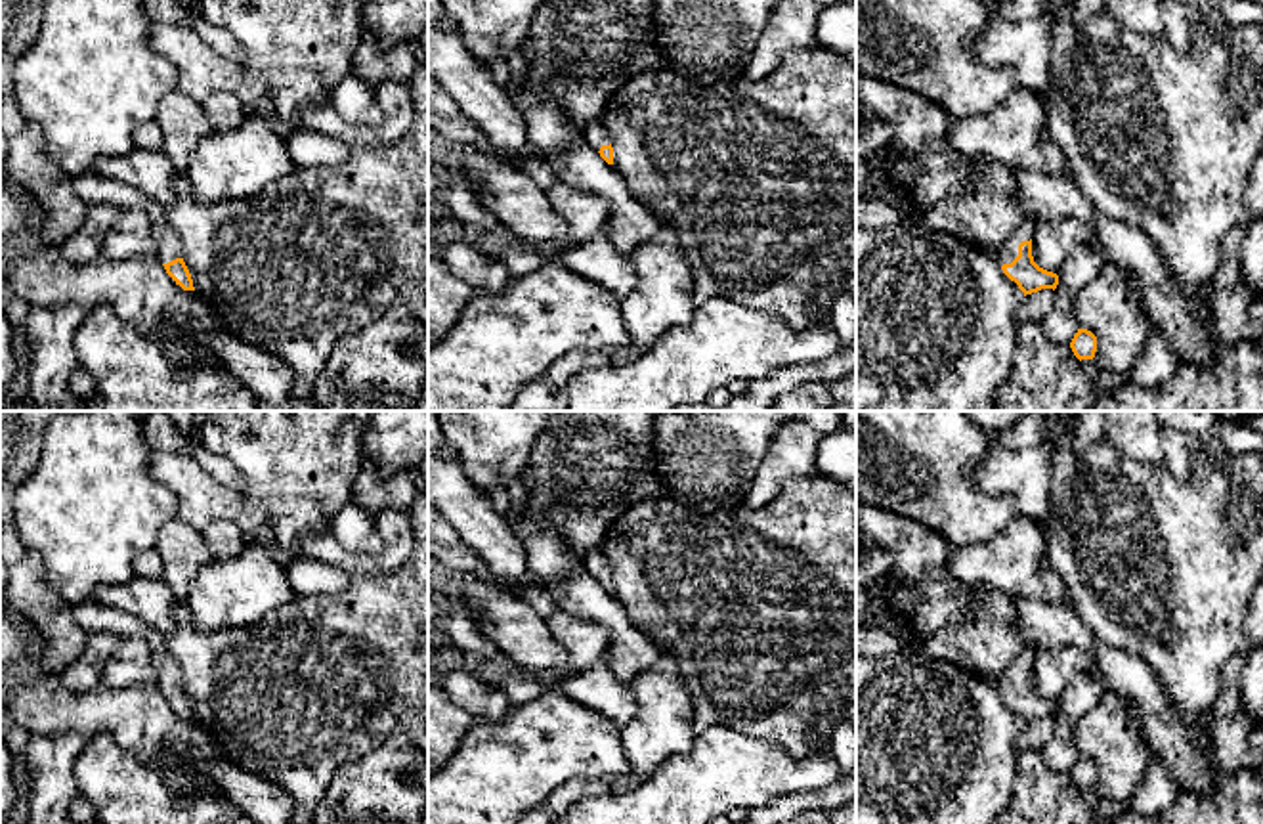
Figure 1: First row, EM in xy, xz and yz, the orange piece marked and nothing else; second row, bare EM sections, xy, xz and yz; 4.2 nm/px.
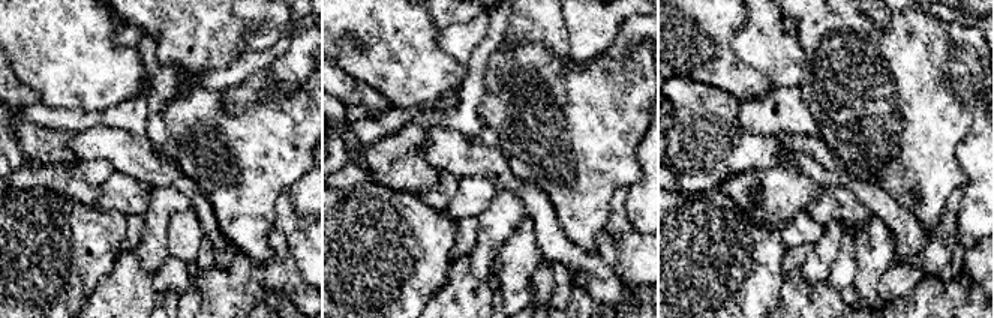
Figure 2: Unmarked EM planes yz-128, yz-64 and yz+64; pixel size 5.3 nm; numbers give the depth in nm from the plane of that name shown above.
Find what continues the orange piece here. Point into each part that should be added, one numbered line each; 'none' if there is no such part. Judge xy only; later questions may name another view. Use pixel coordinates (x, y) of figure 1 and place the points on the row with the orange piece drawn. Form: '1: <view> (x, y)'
1: xy (92, 188)

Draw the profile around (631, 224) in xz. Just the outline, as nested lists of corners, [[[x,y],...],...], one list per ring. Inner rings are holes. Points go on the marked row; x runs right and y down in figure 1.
[[[514,82],[506,88],[529,126],[529,141],[548,155],[546,163],[554,168],[558,182],[592,191],[608,203],[604,233],[615,249],[632,254],[648,243],[657,231],[657,218],[632,195],[613,164],[585,143],[545,92],[527,92]]]

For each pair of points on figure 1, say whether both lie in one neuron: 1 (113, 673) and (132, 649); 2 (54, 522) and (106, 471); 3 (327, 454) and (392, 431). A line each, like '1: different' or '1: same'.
1: same
2: same
3: different

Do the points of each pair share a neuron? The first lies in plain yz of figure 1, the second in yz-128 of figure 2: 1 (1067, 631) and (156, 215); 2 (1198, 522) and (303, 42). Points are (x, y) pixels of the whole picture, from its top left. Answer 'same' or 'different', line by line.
1: different
2: different

